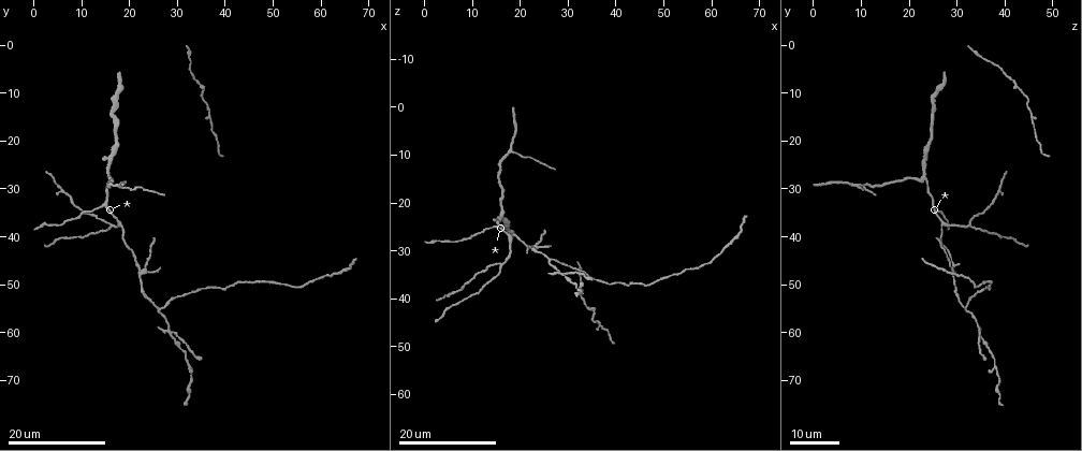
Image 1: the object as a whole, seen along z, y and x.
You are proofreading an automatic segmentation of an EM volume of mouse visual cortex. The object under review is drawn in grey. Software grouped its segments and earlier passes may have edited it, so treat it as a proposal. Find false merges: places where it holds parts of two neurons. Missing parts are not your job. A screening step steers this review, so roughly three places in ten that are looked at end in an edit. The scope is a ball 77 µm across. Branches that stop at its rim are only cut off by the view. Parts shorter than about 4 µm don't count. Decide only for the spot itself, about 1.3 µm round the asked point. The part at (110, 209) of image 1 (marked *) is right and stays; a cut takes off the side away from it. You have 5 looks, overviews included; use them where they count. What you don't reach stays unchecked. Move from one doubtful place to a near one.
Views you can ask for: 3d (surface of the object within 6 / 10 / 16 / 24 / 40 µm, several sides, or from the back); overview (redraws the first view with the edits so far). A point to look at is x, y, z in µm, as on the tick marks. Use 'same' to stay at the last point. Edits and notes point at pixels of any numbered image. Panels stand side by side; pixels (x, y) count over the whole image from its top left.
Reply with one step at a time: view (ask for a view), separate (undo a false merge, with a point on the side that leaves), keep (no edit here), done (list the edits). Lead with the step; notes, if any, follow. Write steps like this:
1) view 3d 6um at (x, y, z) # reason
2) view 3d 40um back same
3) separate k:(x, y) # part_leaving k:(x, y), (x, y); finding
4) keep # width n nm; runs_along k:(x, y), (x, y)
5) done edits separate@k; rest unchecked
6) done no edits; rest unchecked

view 3d 24um at (18.0, 37.5, 27.0) # arms part here

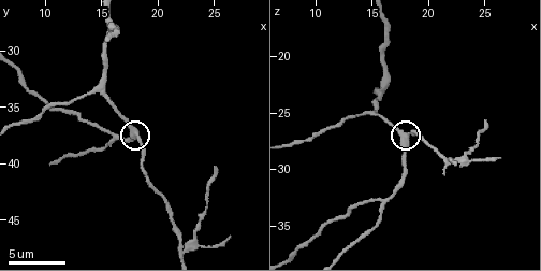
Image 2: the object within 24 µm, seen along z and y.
view 3d 10um at (18.0, 37.2, 27.2)

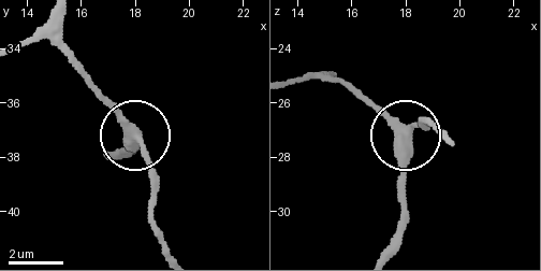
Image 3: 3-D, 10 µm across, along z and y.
keep # runs_along 3:(348, 85), (400, 133), (403, 222); all the same neuron

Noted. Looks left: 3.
view 3d 10um at (22.8, 47.6, 29.2) # arms part here

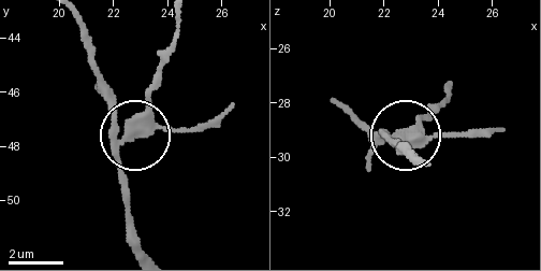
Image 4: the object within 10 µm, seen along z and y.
separate 4:(150, 124) # part_leaving 4:(120, 143), (146, 104), (176, 20); a second neuron is stuck on

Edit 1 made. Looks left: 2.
view 3d 24um at (26.5, 55.0, 31.5) # a fork

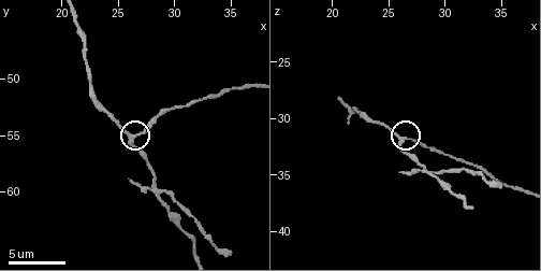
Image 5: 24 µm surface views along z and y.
view 3d 6um at (26.4, 55.0, 32.0) # zoom in

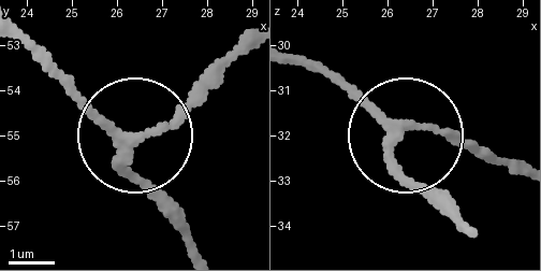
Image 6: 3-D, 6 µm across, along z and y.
keep # width 180 nm; all the same neuron

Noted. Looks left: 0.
done edits separate@4; rest unchecked

